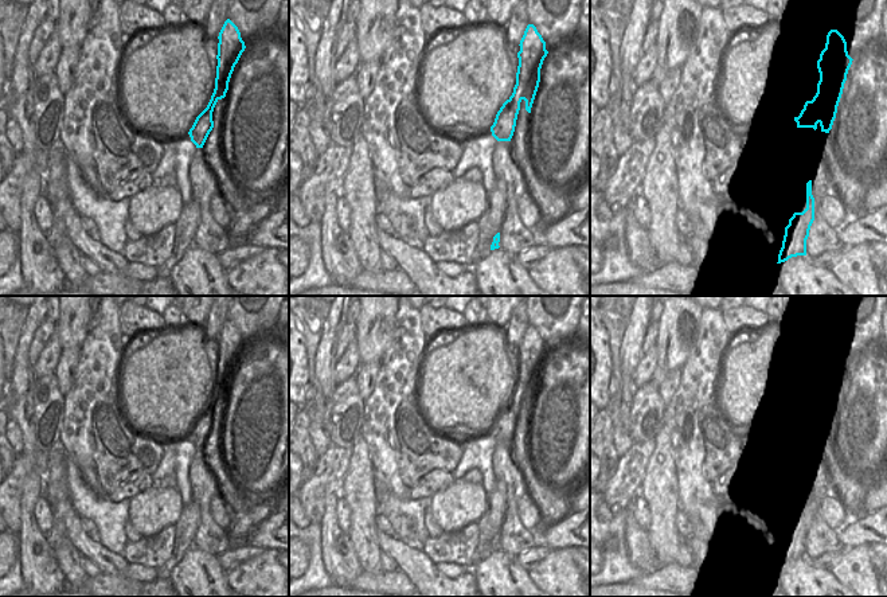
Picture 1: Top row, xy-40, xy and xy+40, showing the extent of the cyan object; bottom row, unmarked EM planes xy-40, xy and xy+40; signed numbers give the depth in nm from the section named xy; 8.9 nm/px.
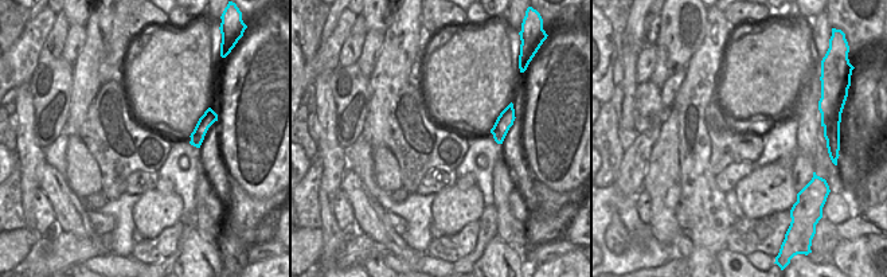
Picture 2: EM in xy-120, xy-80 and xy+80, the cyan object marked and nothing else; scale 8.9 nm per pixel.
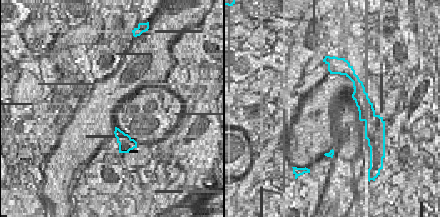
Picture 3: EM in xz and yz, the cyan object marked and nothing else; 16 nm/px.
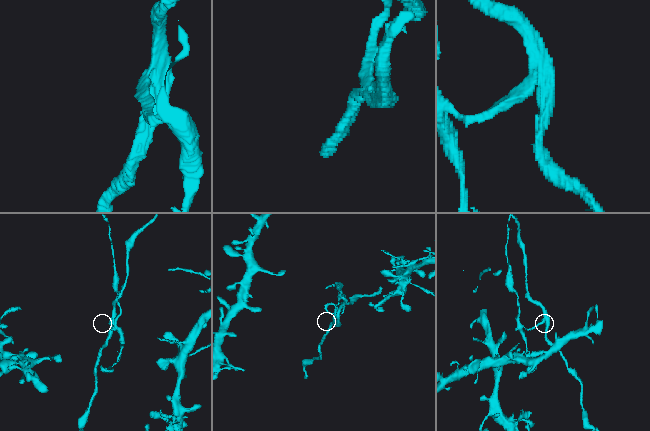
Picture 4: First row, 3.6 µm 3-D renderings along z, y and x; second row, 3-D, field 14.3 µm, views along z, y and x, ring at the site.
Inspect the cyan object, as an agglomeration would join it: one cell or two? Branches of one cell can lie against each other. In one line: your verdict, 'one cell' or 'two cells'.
two cells

